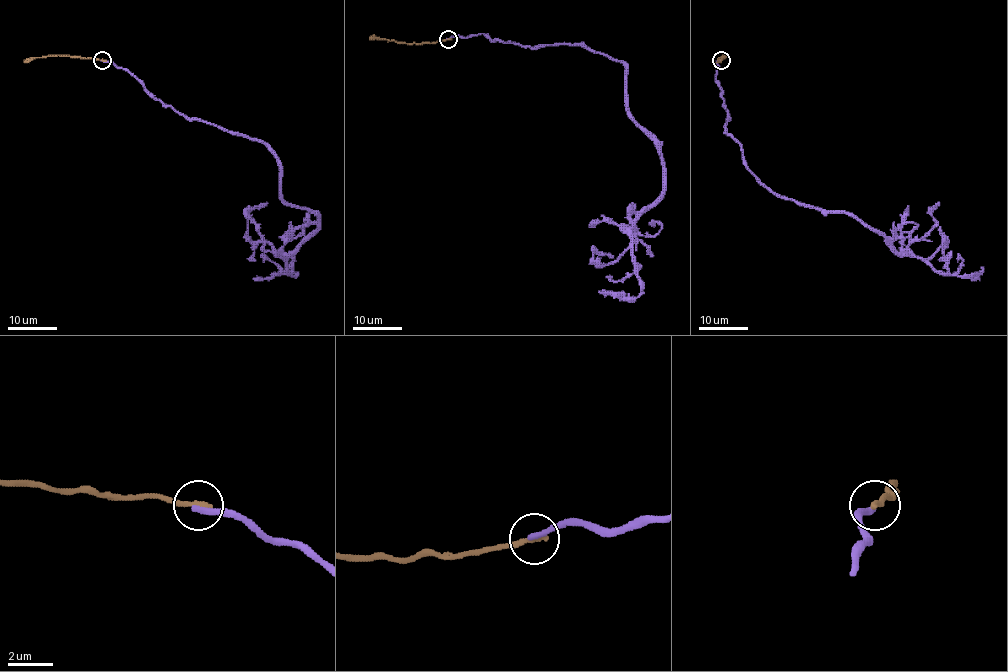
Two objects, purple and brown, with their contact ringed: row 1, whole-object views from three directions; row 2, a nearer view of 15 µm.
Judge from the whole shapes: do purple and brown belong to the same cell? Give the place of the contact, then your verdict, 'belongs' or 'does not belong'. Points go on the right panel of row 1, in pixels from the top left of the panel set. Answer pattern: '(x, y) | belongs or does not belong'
(721, 60) | does not belong

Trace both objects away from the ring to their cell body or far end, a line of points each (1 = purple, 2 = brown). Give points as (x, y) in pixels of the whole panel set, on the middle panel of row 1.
1: (448, 39), (584, 44), (624, 65), (662, 189), (614, 261), (598, 265), (594, 250), (613, 258)
2: (448, 39), (430, 43), (369, 37)

